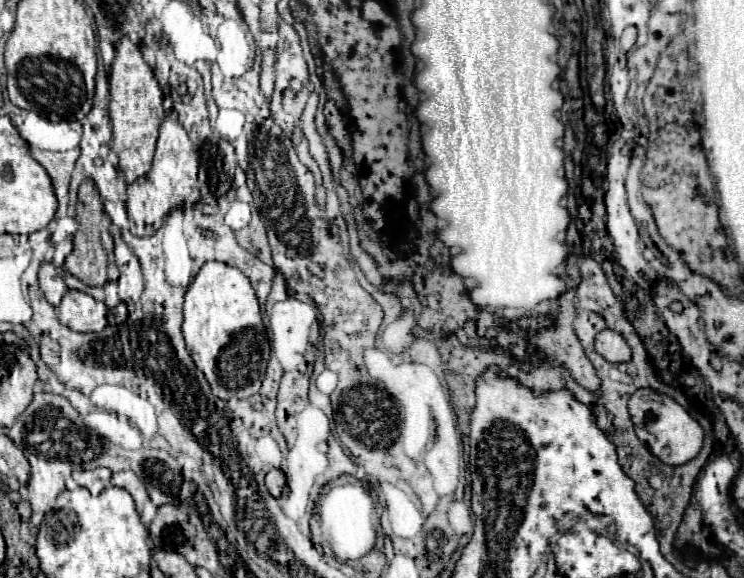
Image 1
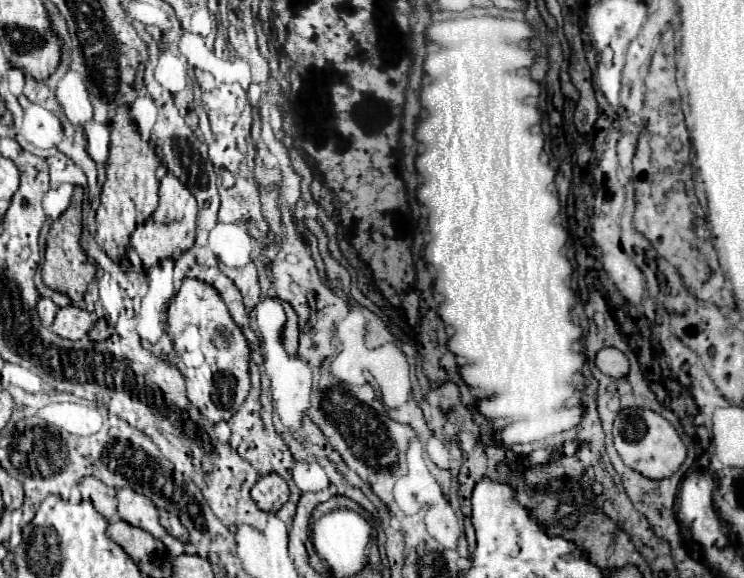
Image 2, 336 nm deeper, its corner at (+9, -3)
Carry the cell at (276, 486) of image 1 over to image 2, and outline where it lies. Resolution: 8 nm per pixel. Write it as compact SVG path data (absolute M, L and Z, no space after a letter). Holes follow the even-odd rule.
M276 473L260 477L252 487L252 499L262 511L278 511L288 501L288 495L290 491L286 481Z

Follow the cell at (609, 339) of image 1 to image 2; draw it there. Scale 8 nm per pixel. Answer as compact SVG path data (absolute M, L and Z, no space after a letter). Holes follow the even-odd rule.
M604 347L596 355L596 367L610 377L624 377L628 373L628 359L620 349Z

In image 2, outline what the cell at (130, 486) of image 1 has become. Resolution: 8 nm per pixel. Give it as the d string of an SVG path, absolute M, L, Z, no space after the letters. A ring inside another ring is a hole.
M122 487L122 489L116 489L116 495L118 495L118 515L120 519L124 519L126 523L134 525L134 527L140 527L148 533L152 533L156 539L164 541L164 545L170 549L170 555L176 557L176 555L182 555L184 553L184 545L170 537L158 523L158 513L156 513L156 507L152 503L152 499L128 489L128 487Z

